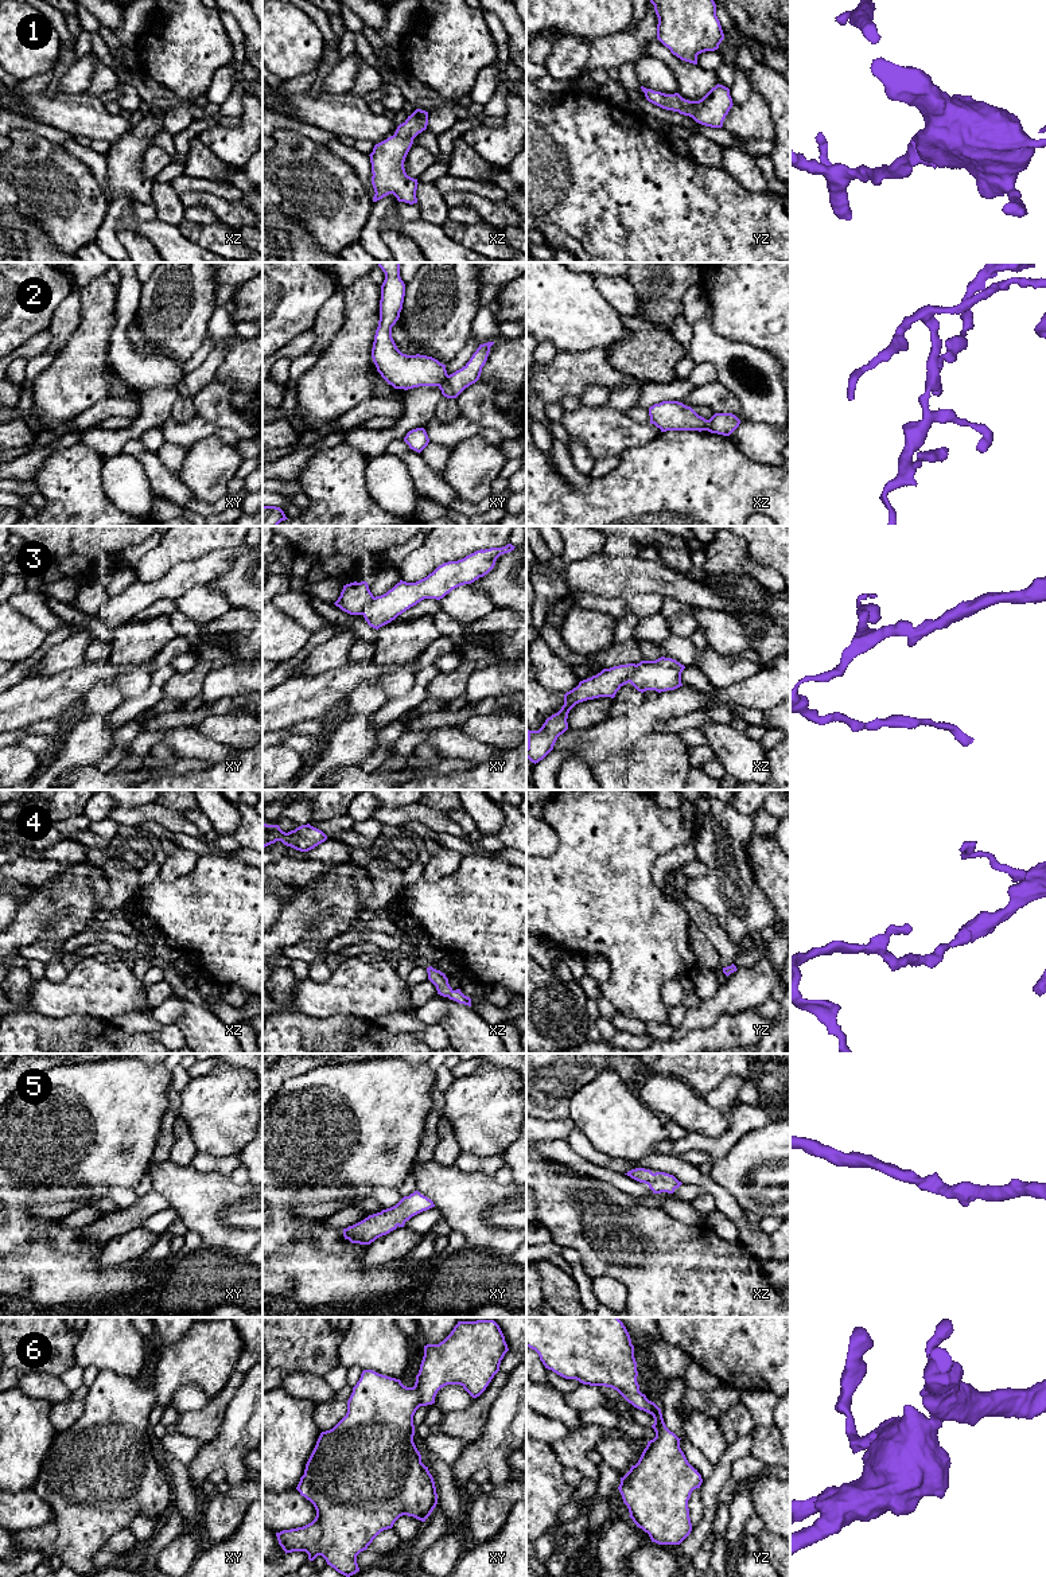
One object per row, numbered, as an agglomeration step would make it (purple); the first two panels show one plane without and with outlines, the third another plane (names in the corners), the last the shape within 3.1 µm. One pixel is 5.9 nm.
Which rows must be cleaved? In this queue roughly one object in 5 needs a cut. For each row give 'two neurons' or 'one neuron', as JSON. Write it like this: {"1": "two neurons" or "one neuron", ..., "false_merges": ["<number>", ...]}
{"1": "one neuron", "2": "two neurons", "3": "two neurons", "4": "one neuron", "5": "one neuron", "6": "one neuron", "false_merges": ["2", "3"]}

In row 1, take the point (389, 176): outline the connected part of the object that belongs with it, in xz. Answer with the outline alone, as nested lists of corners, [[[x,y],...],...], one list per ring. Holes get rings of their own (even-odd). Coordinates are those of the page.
[[[416,109],[400,124],[393,136],[374,145],[370,156],[373,202],[393,194],[398,202],[417,203],[417,179],[407,175],[405,157],[413,144],[413,139],[427,129],[428,112]]]

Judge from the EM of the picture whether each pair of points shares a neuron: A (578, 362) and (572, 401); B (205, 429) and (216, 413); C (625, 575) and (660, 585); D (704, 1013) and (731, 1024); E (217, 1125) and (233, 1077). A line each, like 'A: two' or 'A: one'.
A: two
B: two
C: one
D: two
E: one

